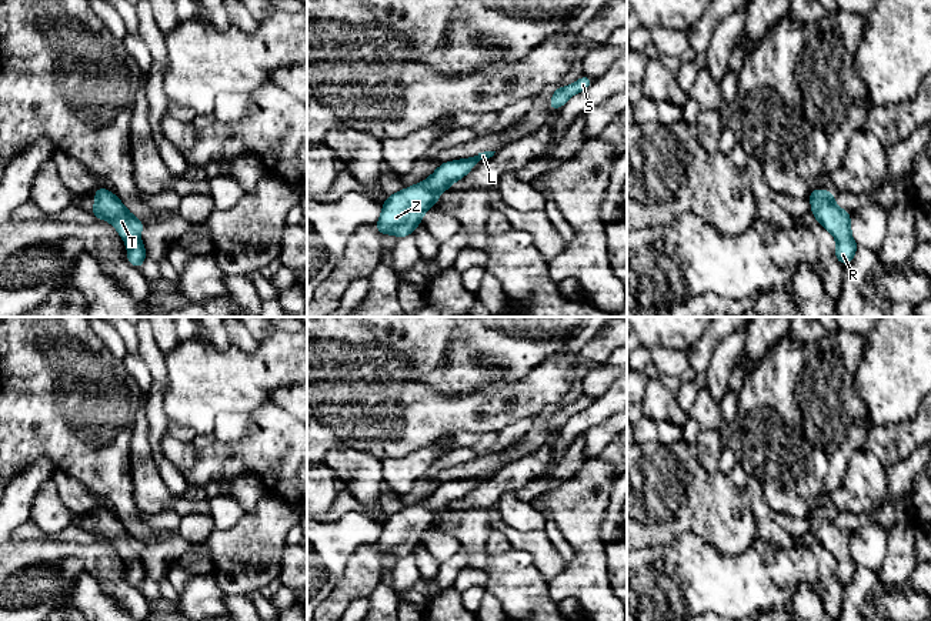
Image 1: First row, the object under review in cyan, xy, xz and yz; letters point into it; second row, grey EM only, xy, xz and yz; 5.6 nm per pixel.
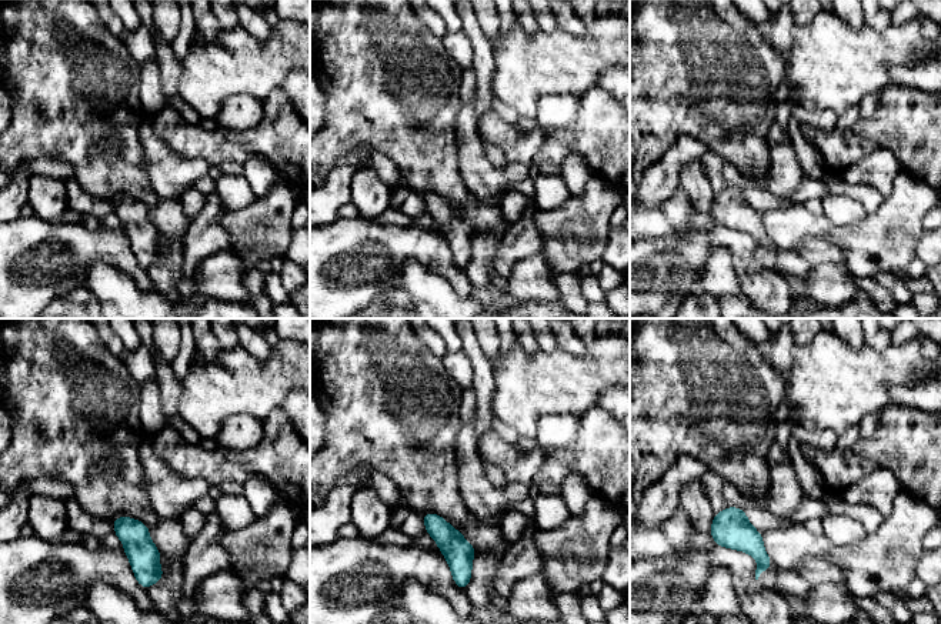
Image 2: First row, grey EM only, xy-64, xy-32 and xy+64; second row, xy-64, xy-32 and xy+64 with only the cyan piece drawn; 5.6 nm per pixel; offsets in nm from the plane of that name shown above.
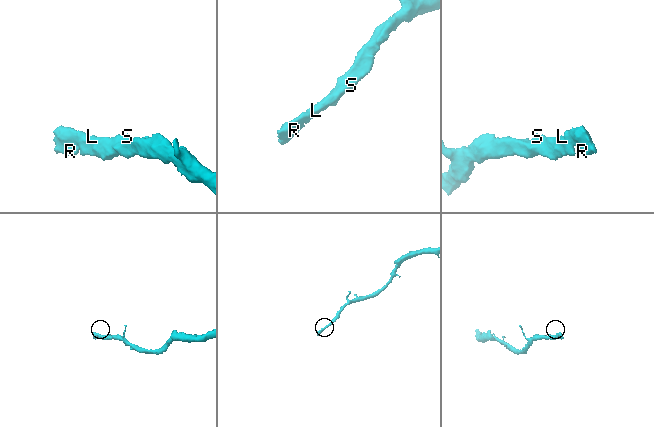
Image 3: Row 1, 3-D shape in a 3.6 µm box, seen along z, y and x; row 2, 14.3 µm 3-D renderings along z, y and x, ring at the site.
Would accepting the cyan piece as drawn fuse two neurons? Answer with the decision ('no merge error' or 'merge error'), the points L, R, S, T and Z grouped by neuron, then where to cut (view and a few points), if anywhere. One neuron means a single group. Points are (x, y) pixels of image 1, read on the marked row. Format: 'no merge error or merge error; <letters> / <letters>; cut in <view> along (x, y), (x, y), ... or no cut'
no merge error; L R S T Z; no cut

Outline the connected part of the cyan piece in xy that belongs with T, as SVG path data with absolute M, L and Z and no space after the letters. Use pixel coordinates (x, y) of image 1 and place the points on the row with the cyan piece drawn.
M97 187L94 190L94 207L90 214L100 220L106 220L113 224L120 237L127 246L129 263L139 268L146 258L146 248L140 240L140 233L144 228L144 223L136 218L111 191Z

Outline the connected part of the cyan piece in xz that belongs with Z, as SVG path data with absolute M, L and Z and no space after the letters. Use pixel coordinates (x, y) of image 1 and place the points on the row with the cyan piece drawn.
M484 151L471 158L446 161L427 180L388 196L376 230L380 234L394 234L397 238L414 233L427 210L438 204L438 194L467 176L475 163L493 157L494 153Z

